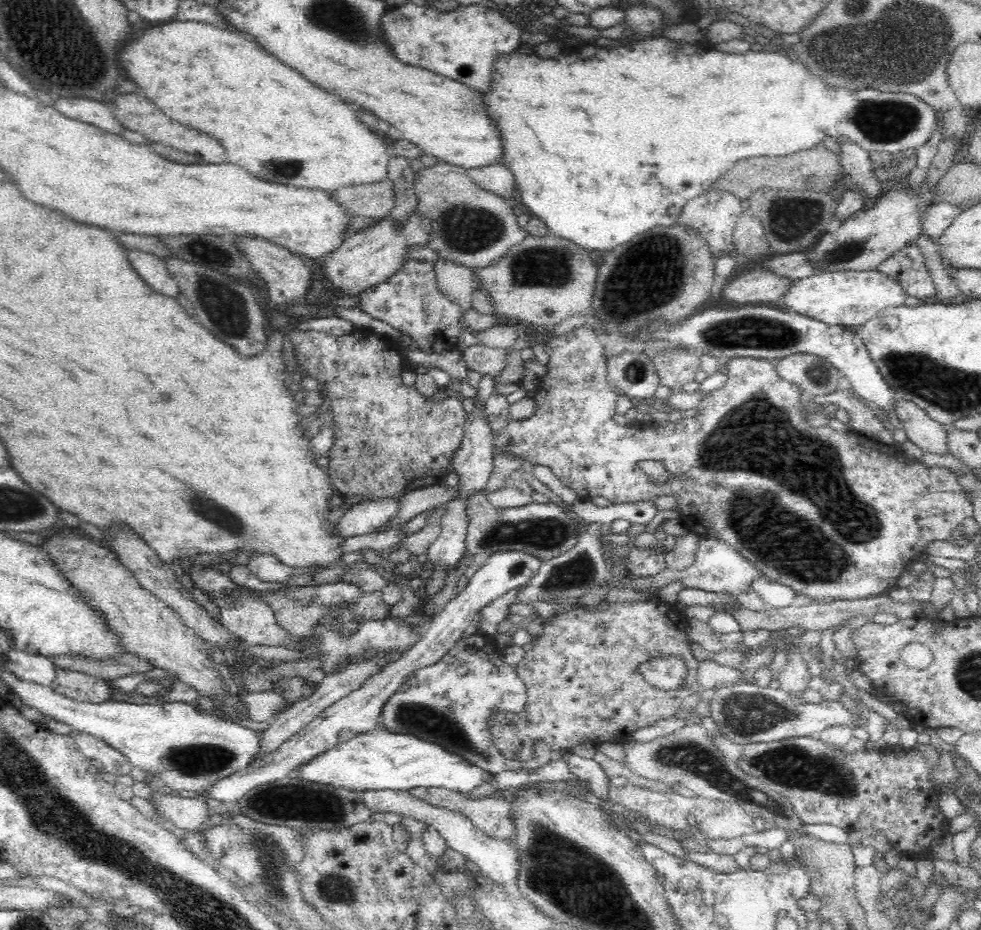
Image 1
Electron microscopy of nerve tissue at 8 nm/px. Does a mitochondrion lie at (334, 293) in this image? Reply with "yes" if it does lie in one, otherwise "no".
no

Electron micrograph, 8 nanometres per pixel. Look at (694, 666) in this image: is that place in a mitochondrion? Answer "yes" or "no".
no

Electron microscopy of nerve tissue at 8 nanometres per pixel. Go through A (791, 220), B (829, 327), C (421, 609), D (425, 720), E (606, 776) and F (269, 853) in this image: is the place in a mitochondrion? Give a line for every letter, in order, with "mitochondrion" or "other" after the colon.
A: mitochondrion
B: other
C: other
D: mitochondrion
E: other
F: mitochondrion

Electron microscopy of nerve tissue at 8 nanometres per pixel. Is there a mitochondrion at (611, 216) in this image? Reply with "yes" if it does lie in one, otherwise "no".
no

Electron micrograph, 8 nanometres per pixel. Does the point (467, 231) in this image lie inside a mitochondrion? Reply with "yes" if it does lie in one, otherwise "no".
yes

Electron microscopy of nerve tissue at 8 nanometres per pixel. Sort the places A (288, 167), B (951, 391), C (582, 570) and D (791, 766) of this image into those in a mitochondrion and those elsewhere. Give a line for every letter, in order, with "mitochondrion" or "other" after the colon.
A: mitochondrion
B: mitochondrion
C: mitochondrion
D: mitochondrion

